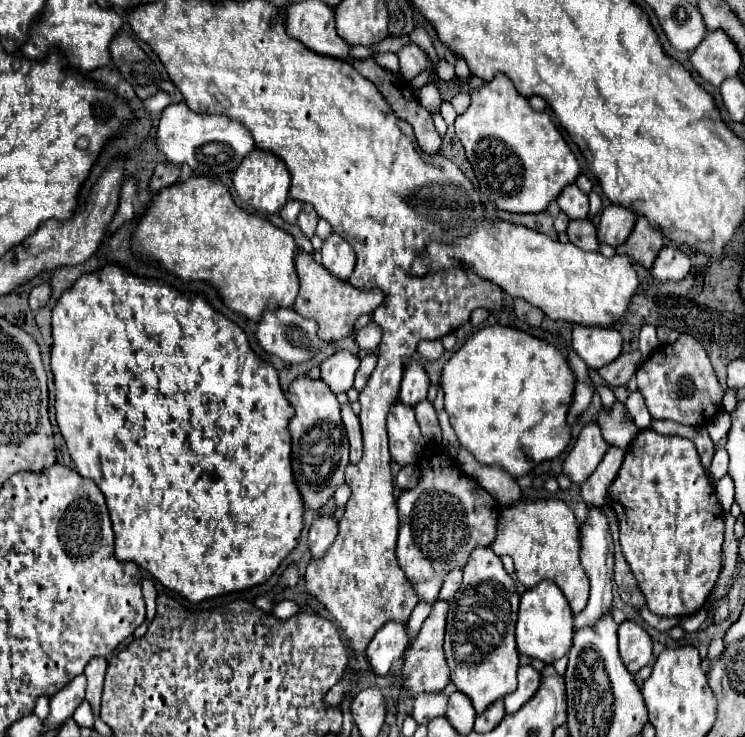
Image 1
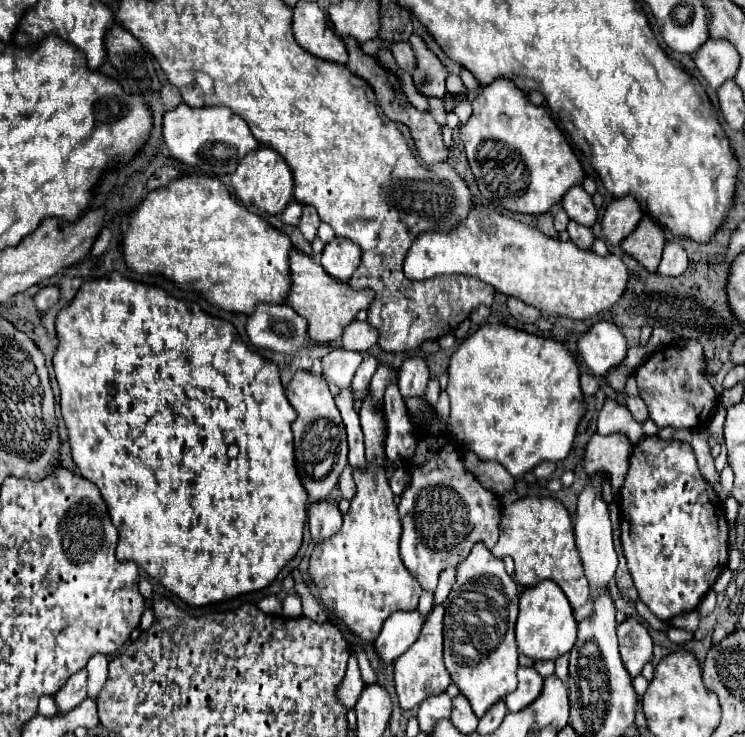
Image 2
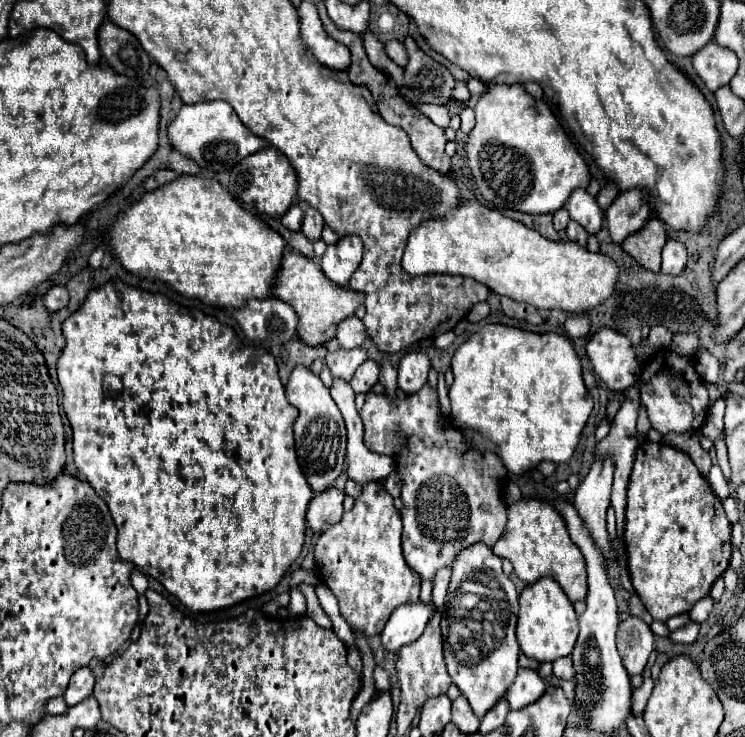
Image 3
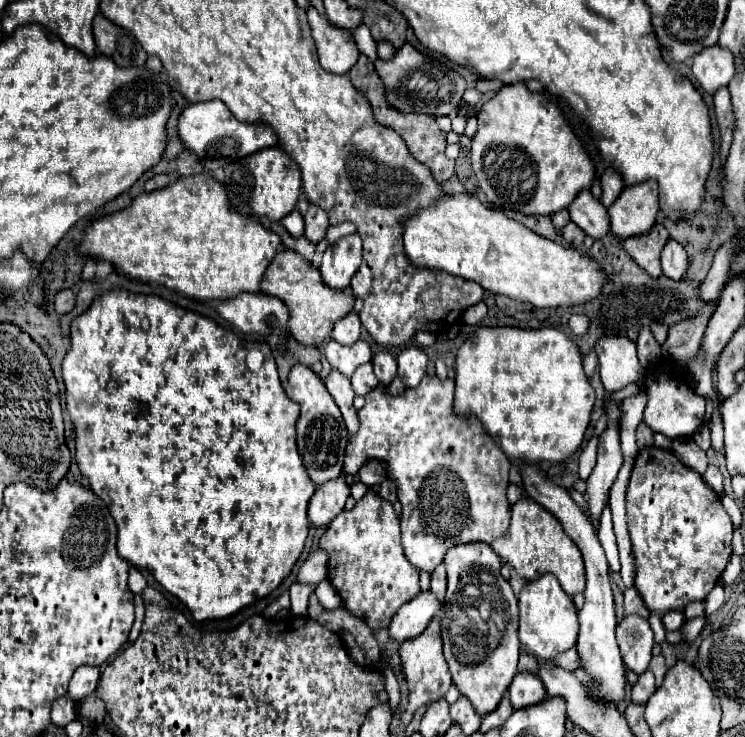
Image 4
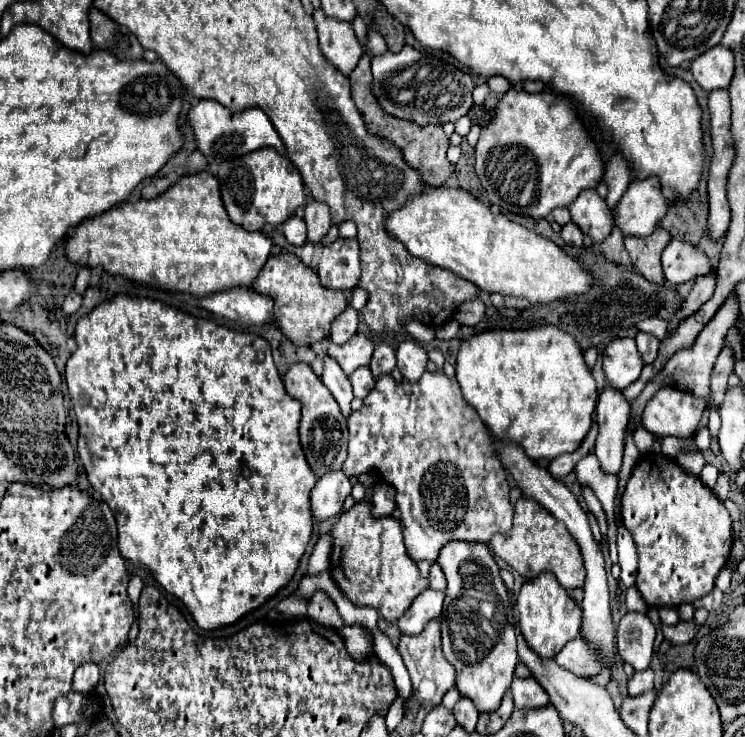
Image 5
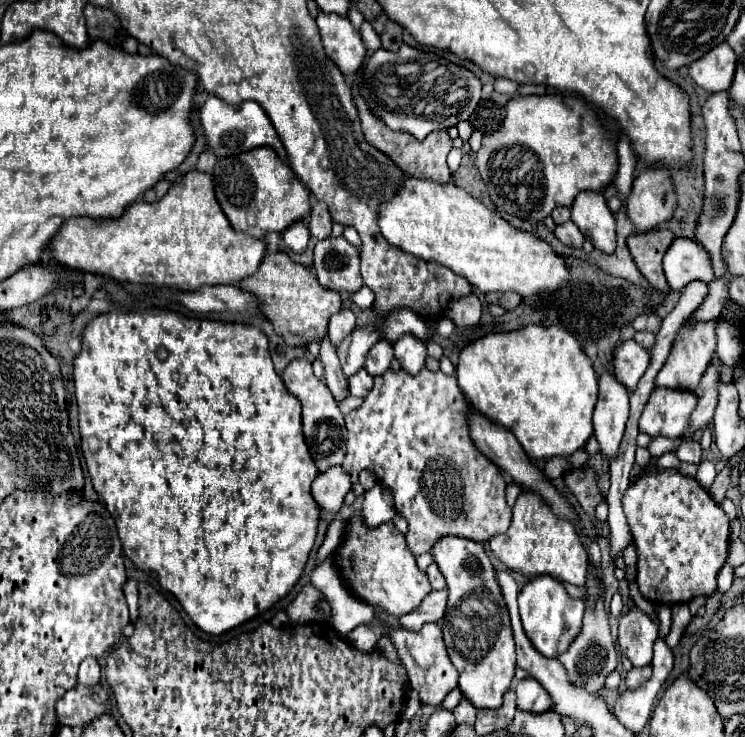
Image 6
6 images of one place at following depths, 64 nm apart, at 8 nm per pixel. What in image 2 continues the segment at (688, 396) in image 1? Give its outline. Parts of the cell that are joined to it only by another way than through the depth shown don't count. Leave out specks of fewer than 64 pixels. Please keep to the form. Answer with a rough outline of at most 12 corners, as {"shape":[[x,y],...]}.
{"shape":[[696,340],[638,370],[658,428],[708,426],[718,396]]}

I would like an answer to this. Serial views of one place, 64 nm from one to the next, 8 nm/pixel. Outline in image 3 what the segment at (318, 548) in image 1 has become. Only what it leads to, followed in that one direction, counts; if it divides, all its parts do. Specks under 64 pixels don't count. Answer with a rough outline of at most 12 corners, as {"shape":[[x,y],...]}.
{"shape":[[328,488],[308,504],[308,526],[324,532],[340,522],[344,490]]}

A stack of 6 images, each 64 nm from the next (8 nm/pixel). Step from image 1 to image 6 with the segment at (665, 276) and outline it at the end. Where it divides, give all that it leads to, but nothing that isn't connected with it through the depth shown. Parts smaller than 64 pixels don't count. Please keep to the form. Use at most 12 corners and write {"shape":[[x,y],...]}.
{"shape":[[676,238],[664,256],[672,290],[714,278],[708,254]]}

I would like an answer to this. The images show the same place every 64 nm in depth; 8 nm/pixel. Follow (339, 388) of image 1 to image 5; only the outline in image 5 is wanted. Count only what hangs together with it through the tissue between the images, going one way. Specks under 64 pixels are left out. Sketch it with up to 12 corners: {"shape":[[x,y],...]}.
{"shape":[[364,334],[340,346],[328,346],[328,354],[348,376],[368,364],[374,342]]}

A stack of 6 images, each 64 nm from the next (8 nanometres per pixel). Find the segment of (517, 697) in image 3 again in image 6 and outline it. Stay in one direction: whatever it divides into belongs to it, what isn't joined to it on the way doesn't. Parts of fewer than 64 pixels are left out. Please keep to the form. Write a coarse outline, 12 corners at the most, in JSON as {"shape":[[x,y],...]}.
{"shape":[[532,676],[516,682],[518,708],[542,714],[554,706]]}

